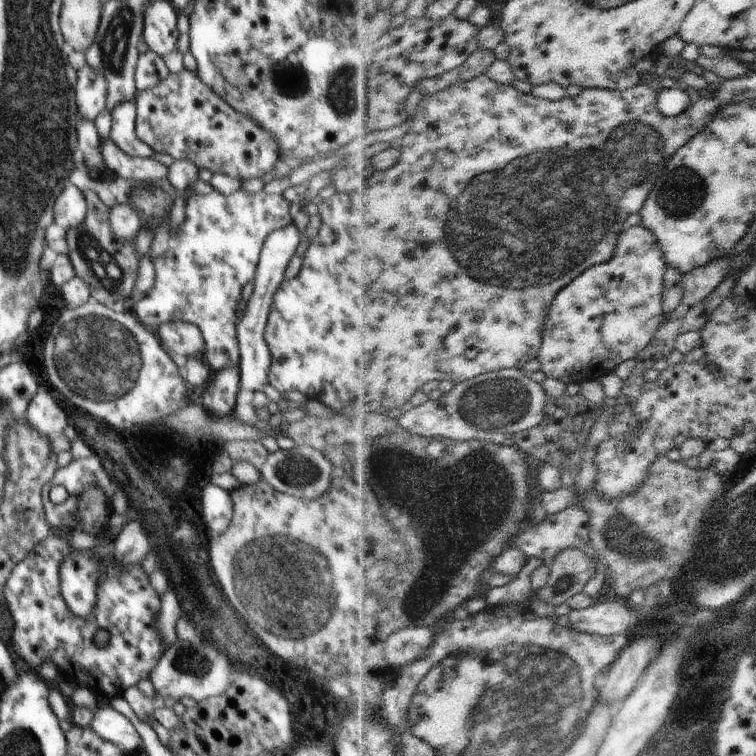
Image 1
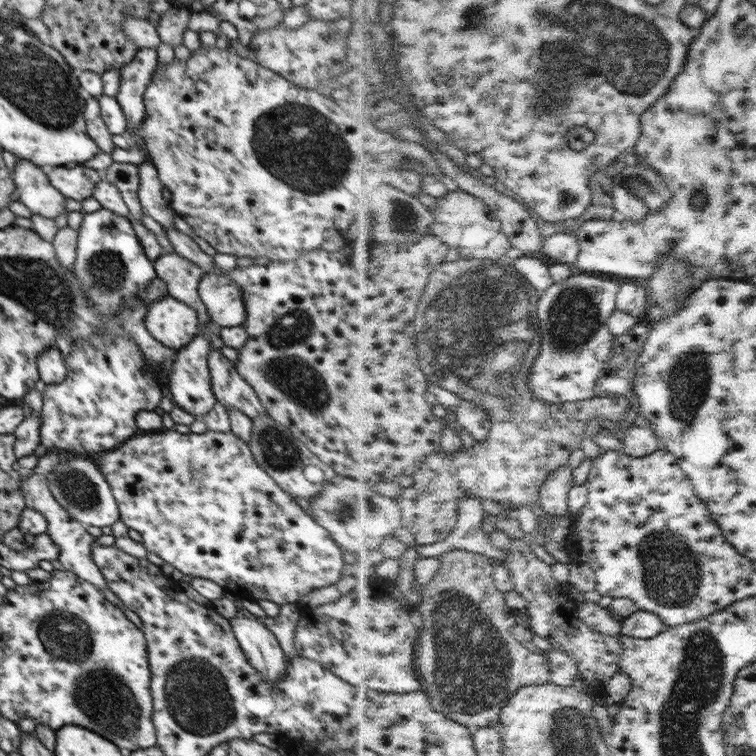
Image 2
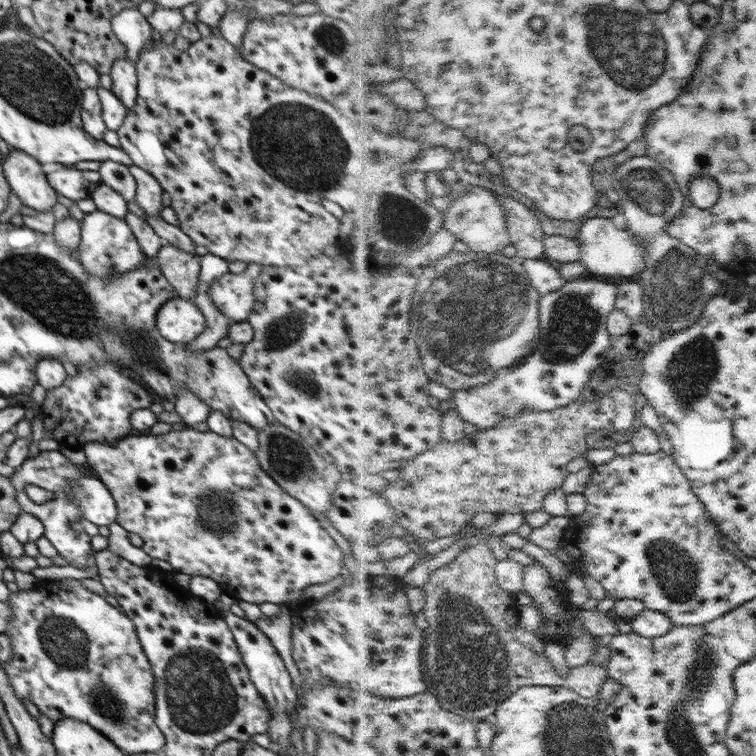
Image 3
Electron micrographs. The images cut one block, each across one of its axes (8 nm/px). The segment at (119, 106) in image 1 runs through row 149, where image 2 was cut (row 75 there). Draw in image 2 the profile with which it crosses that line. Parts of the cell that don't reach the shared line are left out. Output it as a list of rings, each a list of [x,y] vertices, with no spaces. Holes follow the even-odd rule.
[[[141,48],[132,61],[118,68],[122,82],[115,98],[127,121],[125,134],[132,139],[134,129],[145,118],[143,95],[157,66],[157,49]]]

